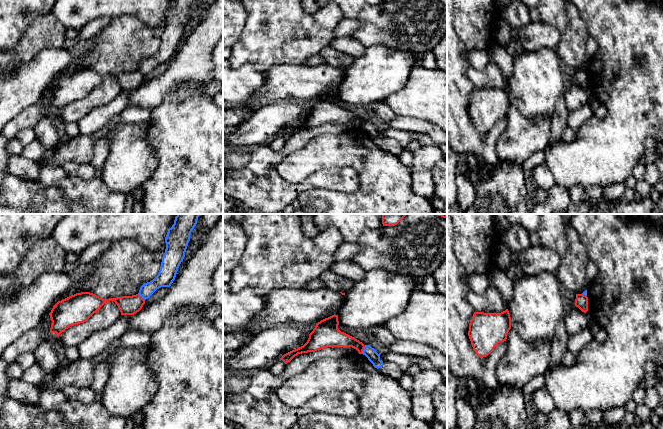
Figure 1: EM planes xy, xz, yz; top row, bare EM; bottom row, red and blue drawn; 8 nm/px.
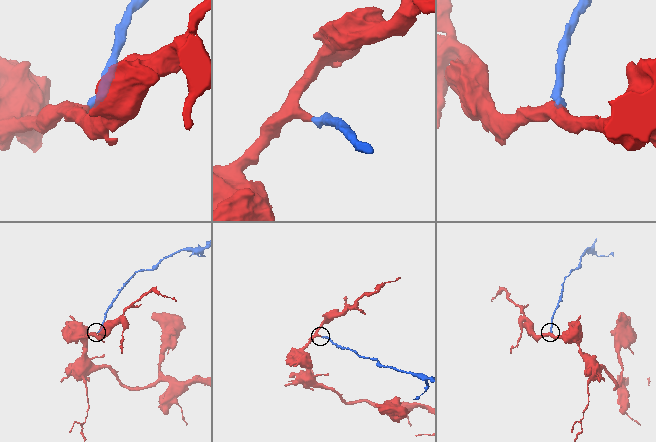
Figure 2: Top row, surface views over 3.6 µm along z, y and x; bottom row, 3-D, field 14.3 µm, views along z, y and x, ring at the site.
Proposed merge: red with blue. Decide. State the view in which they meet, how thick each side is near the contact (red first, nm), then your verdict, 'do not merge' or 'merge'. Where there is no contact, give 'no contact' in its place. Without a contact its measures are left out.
xz | 140/90 nm | do not merge

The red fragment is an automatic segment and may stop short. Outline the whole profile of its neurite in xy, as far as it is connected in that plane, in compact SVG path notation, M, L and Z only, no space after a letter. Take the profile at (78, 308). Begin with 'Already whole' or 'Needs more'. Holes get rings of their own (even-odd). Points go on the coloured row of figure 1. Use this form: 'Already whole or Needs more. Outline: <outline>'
Already whole. Outline: M90 292L76 293L53 306L49 313L52 321L50 333L56 333L58 337L70 326L86 322L109 301L117 304L121 315L134 315L145 304L145 300L139 294L103 299Z

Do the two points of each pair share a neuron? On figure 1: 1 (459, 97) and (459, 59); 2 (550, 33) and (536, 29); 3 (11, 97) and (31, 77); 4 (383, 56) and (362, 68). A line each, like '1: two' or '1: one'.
1: one
2: one
3: one
4: one

